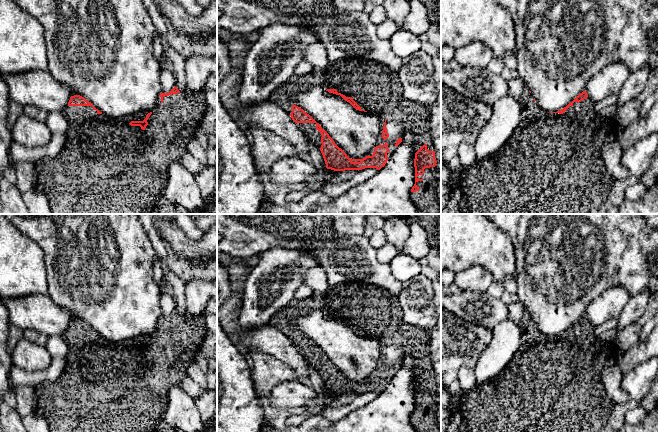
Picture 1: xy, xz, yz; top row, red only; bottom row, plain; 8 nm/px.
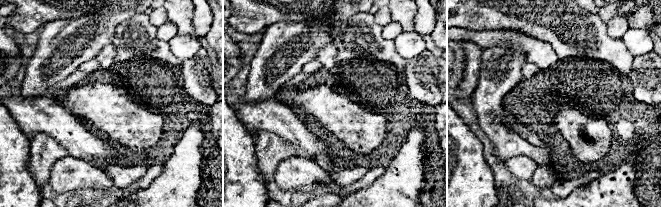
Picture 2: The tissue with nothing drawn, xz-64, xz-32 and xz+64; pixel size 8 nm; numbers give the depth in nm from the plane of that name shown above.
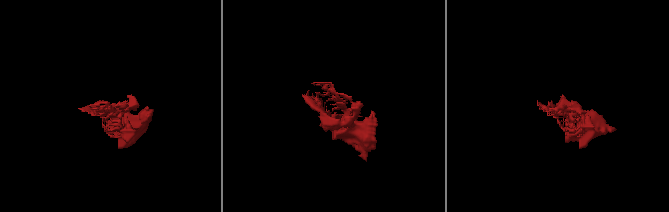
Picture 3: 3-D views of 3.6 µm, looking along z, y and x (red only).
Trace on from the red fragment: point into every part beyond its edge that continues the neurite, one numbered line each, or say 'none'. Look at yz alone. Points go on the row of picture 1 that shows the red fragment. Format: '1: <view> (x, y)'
1: yz (538, 171)

